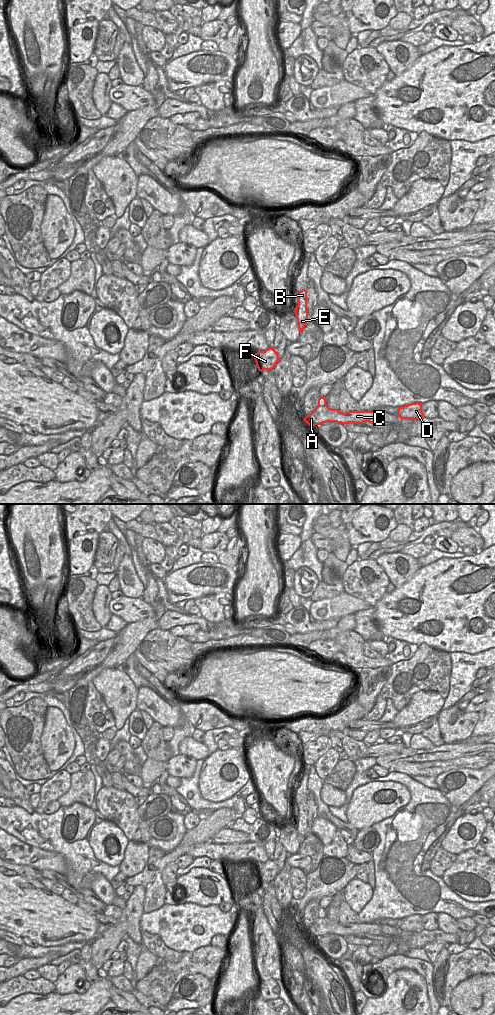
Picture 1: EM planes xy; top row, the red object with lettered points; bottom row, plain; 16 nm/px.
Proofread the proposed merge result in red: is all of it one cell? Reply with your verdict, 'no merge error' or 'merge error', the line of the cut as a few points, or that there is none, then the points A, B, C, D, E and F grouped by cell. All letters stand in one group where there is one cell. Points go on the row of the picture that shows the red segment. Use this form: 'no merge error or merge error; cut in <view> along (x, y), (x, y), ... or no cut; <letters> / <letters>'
merge error; cut in xy along (318, 404), (325, 405); A C D / B E F

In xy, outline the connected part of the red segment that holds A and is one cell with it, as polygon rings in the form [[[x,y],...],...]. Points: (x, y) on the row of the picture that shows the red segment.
[[[318,405],[309,415],[303,419],[311,428],[326,422],[337,422],[343,425],[348,423],[363,424],[380,423],[381,412],[379,411],[349,411],[342,413],[338,409],[331,409],[327,405]]]

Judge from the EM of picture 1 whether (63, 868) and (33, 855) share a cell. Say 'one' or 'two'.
one

